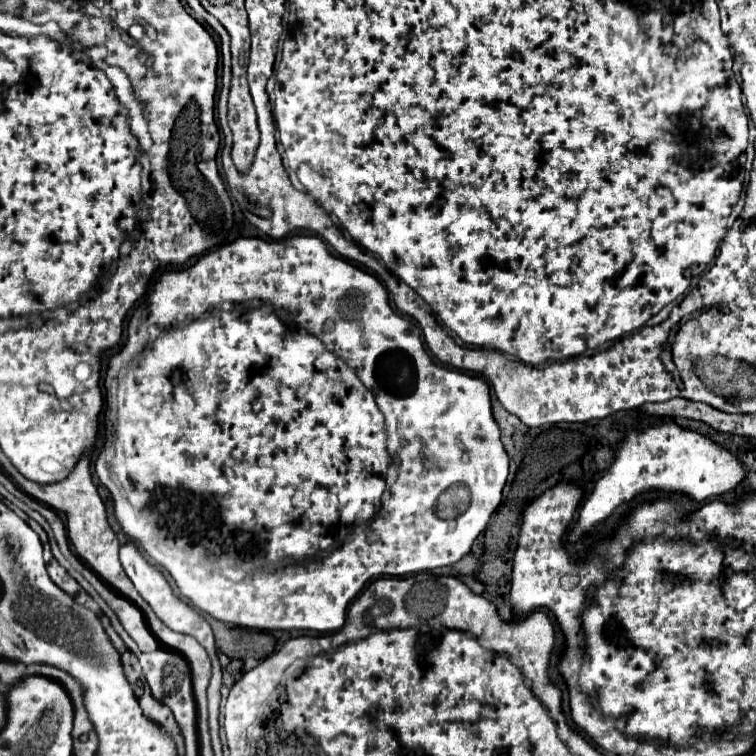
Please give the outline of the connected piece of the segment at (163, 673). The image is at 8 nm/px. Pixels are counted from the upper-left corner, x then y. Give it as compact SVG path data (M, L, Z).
M101 601L99 603L101 611L109 617L113 629L119 633L119 637L125 641L127 649L131 653L135 653L135 657L139 659L141 667L143 667L143 673L145 673L145 679L147 679L147 685L151 689L151 693L155 695L157 701L161 701L163 705L167 705L181 729L181 735L185 739L185 751L199 751L199 739L197 739L197 709L195 709L195 697L193 697L193 687L191 687L191 671L189 671L189 663L185 661L183 655L179 655L177 651L167 651L167 649L157 649L153 653L141 653L135 645L135 641L125 633L125 629L121 627L119 619L115 617L115 613L111 611L111 607Z

